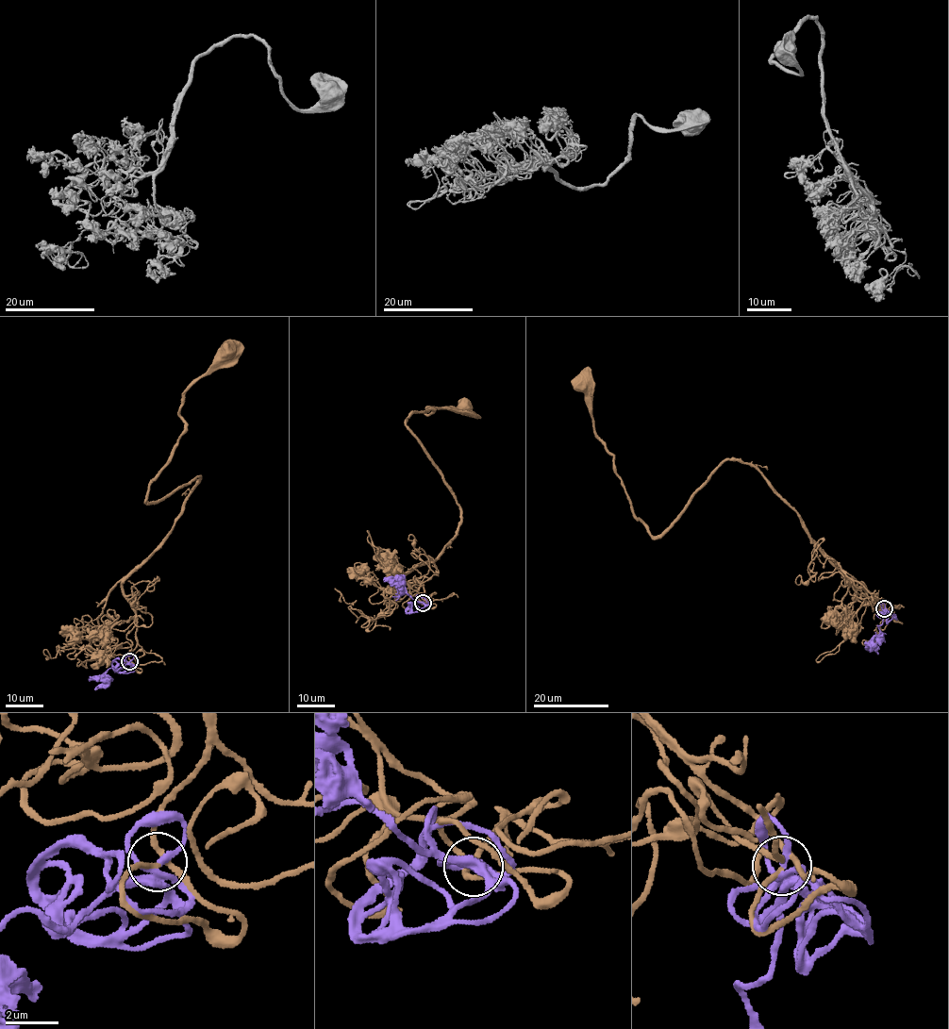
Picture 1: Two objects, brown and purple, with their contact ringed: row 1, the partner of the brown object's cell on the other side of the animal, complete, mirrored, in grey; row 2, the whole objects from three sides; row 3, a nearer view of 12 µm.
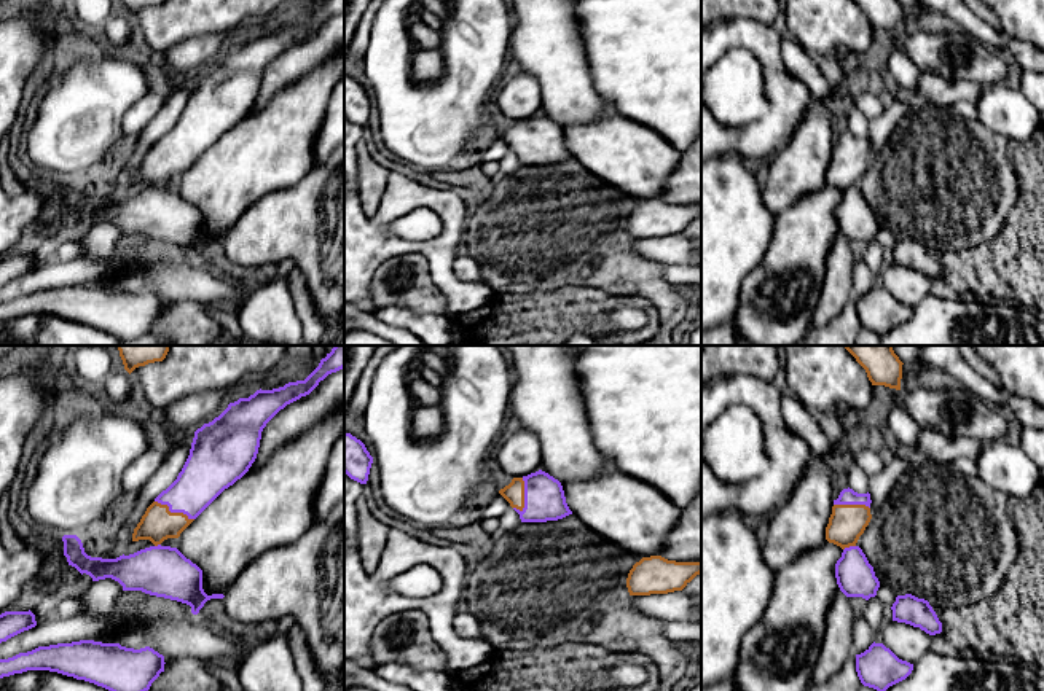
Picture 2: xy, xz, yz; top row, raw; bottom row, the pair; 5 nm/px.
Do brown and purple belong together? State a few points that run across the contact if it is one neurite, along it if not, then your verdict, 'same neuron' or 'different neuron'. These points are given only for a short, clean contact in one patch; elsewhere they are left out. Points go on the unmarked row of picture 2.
same neuron

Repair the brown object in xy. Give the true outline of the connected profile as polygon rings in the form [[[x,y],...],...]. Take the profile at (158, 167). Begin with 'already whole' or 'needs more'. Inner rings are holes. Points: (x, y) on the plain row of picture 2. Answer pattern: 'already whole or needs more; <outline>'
needs more; [[[325,0],[304,24],[288,25],[273,33],[260,32],[249,41],[230,46],[218,61],[194,75],[190,99],[177,123],[155,142],[134,172],[132,185],[150,183],[153,188],[129,199],[102,202],[88,199],[77,178],[64,178],[64,199],[69,209],[81,218],[89,218],[92,224],[112,221],[123,229],[123,234],[142,234],[186,247],[193,258],[198,258],[207,244],[223,242],[223,237],[207,239],[202,232],[202,213],[177,191],[163,189],[161,186],[167,182],[179,182],[225,132],[249,115],[257,102],[263,72],[281,53],[309,38],[320,24],[343,11],[344,0]]]

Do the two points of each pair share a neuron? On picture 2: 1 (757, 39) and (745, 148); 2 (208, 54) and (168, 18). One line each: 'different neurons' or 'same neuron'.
1: same neuron
2: different neurons

